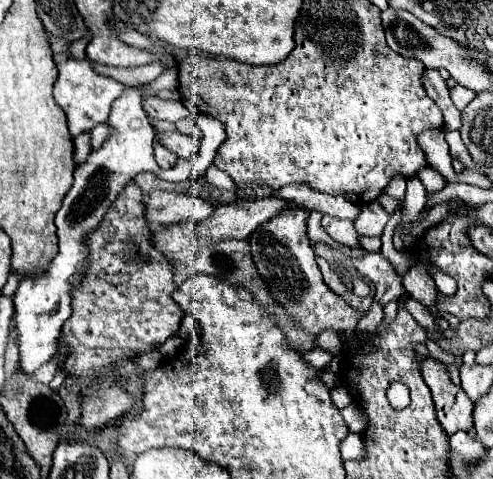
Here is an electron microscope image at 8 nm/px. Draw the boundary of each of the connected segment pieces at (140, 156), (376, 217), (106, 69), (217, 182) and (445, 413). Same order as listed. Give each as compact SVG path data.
M127 85L123 95L113 101L113 109L109 115L109 127L113 133L103 141L103 145L89 153L85 163L75 165L73 173L73 185L67 191L61 209L55 213L53 223L57 227L59 237L59 251L49 263L49 267L39 275L27 275L19 283L15 291L15 327L19 331L19 365L27 373L33 373L39 369L45 361L53 359L57 355L57 341L61 335L61 327L65 319L71 315L71 295L69 291L75 287L77 281L83 277L83 269L87 263L87 245L83 243L83 237L91 233L103 221L103 213L107 207L111 207L117 193L123 189L123 185L141 171L155 171L155 159L153 159L153 139L155 129L151 125L151 119L141 107L143 85Z
M369 201L367 205L361 207L361 215L355 219L355 231L359 235L381 235L383 227L387 225L389 215L385 213L385 209L379 205L379 201Z
M91 63L95 71L101 75L107 75L111 79L125 83L149 83L157 79L165 67L161 63L149 63L149 65L139 65L139 67L113 67L113 65L101 65L101 63Z
M215 165L207 167L207 183L219 187L219 189L227 189L227 191L235 191L235 183L231 181L231 177L227 177L227 173L223 173L221 169L217 169Z
M425 359L421 363L421 373L425 377L427 387L431 389L435 415L445 435L451 437L451 433L469 431L473 427L475 403L467 397L467 393L461 387L453 385L445 367L441 363L435 363L433 359Z

